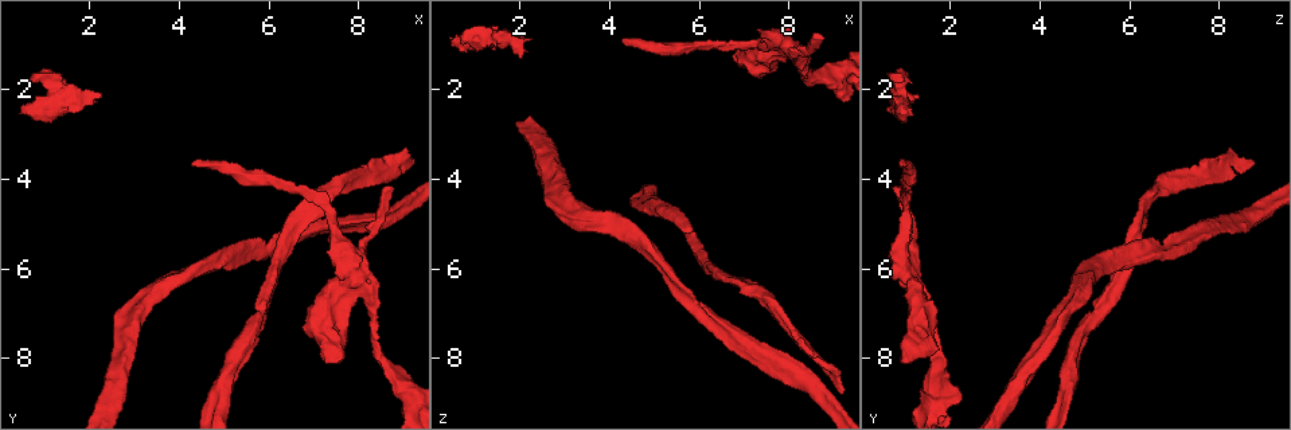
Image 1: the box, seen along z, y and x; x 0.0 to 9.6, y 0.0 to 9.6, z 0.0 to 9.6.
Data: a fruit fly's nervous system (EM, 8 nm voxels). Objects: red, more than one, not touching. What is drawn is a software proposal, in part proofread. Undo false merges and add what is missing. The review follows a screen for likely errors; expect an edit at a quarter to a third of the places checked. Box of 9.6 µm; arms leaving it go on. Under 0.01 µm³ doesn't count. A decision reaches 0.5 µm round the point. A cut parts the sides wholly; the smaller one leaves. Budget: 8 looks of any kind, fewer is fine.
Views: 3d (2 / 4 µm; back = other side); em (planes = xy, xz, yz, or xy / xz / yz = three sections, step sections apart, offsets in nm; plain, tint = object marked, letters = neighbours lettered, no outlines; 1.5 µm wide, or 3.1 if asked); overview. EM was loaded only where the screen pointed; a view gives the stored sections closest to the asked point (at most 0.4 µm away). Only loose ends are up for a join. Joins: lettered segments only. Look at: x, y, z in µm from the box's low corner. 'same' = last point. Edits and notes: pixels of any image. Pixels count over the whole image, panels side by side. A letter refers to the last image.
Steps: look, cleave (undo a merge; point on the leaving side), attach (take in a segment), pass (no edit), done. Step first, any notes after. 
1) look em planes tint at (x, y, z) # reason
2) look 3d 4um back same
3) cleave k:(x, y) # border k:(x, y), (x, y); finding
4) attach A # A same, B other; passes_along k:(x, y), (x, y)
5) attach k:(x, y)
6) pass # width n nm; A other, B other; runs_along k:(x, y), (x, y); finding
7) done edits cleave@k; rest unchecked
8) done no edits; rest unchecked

look 3d 2um at (9.20, 8.75, 2.20) # branch stops here

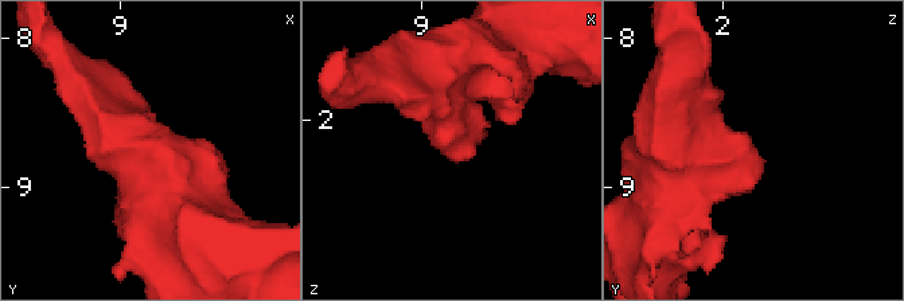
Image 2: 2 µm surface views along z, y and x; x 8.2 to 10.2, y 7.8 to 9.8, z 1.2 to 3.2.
look em 3.1um xy step 16 letters at (9.14, 8.80, 2.24)

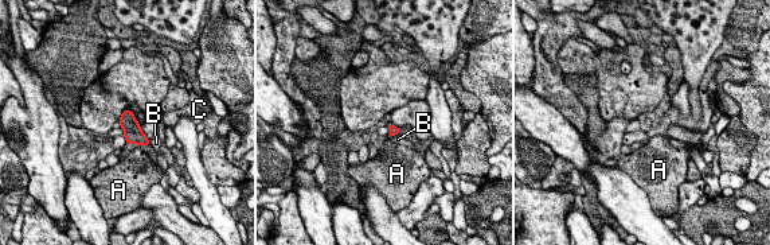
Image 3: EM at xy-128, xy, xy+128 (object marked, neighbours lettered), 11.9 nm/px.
look em 3.1um planes letters same # another direction

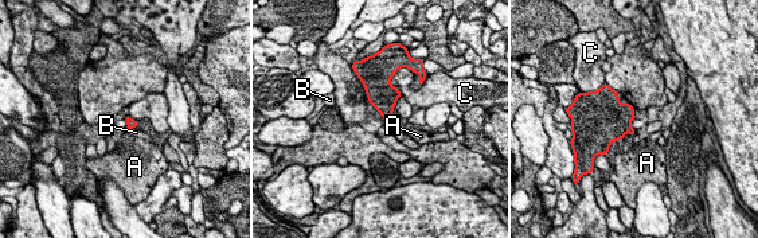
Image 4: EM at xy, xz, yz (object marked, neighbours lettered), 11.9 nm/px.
pass # A other, B other, C other; border 4:(136, 127), (128, 129); none of them fits

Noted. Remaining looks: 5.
look em yz step 8 letters at (8.70, 4.15, 0.75) # an open end

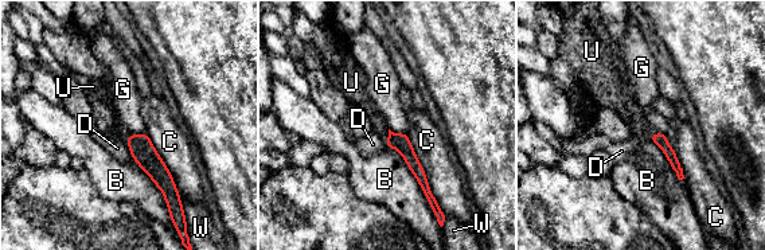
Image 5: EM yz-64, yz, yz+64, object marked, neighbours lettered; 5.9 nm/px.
attach 5:(365, 102) # B other, C other, D other, G other, U same, W other; it goes on there

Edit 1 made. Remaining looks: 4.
look 3d 4um at (4.95, 5.95, 5.65) # three arms meet

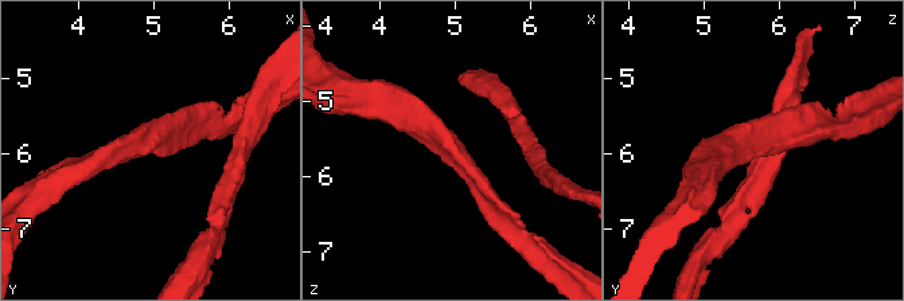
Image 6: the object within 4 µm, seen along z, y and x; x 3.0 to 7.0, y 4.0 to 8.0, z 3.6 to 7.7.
look em planes tint at (4.95, 5.90, 5.65) # now the EM

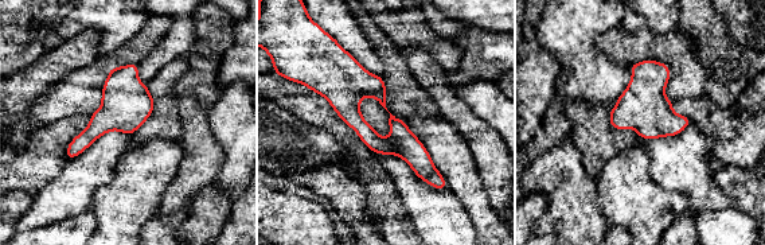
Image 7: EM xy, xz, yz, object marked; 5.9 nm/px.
look em planes letters same

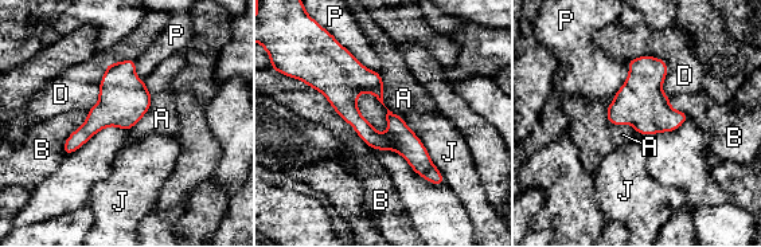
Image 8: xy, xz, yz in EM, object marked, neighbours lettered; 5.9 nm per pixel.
pass # longest_contact B 550 nm; A other, B other, D other, J other, P other; runs_along 8:(312, 83), (437, 176); continuous, no second neuron

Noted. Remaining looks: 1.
done edits attach@5; rest unchecked

